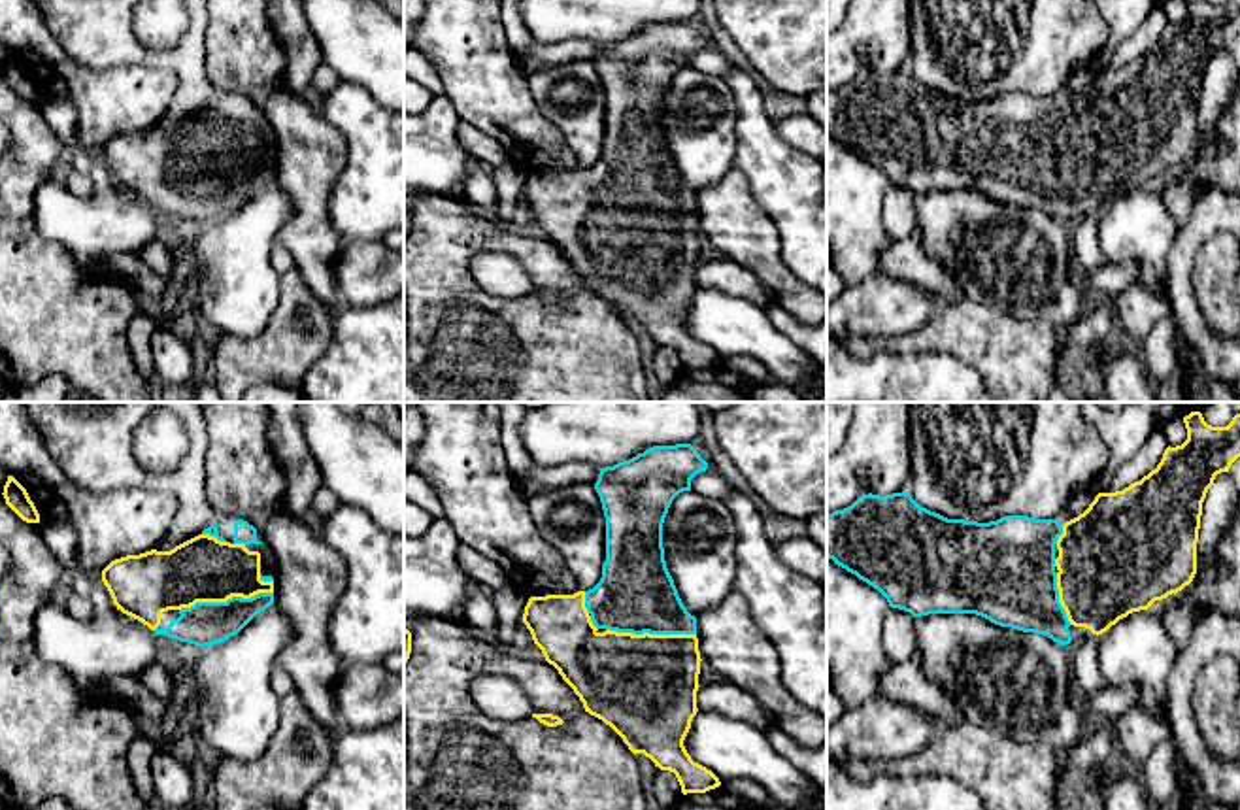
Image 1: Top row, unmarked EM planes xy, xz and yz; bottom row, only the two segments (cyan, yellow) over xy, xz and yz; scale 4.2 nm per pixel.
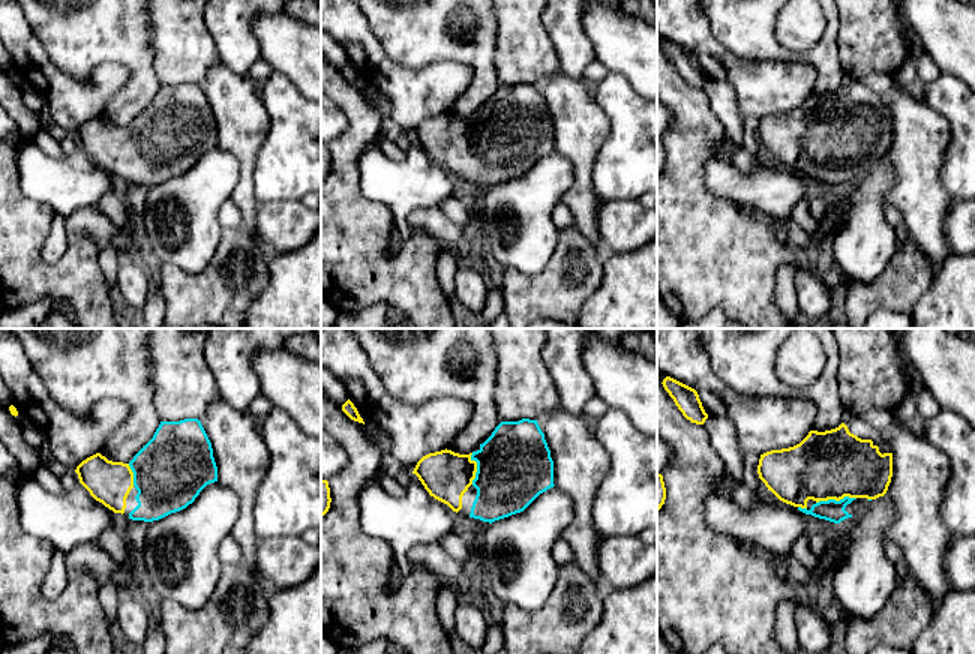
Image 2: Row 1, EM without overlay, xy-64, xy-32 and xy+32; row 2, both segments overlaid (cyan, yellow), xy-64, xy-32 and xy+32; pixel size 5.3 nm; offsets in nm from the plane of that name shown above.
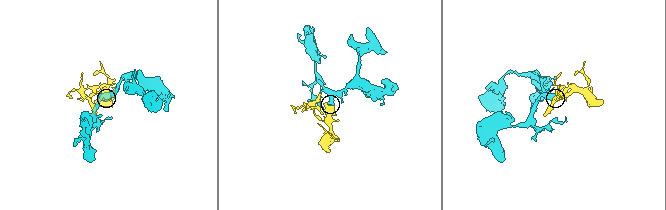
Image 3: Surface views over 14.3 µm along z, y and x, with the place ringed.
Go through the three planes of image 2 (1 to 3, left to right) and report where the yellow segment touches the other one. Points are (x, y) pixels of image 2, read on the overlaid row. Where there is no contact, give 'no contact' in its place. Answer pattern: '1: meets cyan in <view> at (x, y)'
1: meets cyan in xy-64 at (134, 474)
2: meets cyan in xy-32 at (477, 468)
3: meets cyan in xy+32 at (834, 500)

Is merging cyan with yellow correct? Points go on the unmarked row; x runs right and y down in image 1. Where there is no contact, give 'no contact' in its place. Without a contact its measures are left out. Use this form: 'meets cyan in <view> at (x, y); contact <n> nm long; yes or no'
meets cyan in xy at (227, 178); contact 400 nm long; yes

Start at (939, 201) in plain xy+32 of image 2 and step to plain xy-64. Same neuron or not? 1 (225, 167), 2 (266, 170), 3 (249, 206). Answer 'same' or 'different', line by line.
1: different
2: different
3: same

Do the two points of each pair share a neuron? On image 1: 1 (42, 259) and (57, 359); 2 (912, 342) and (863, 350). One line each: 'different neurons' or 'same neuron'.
1: same neuron
2: same neuron

